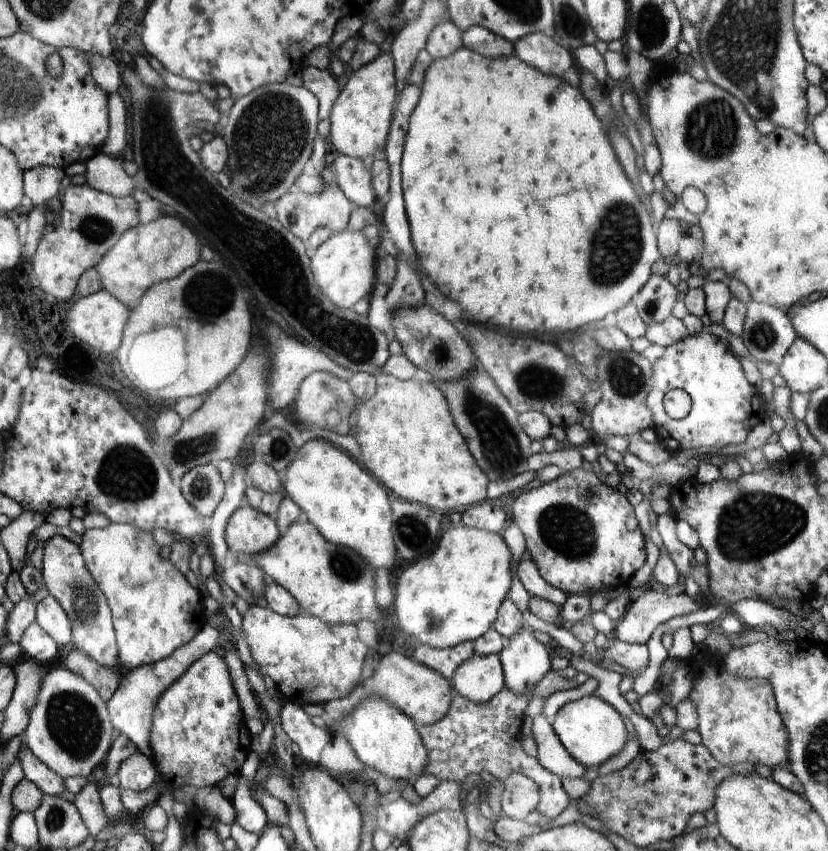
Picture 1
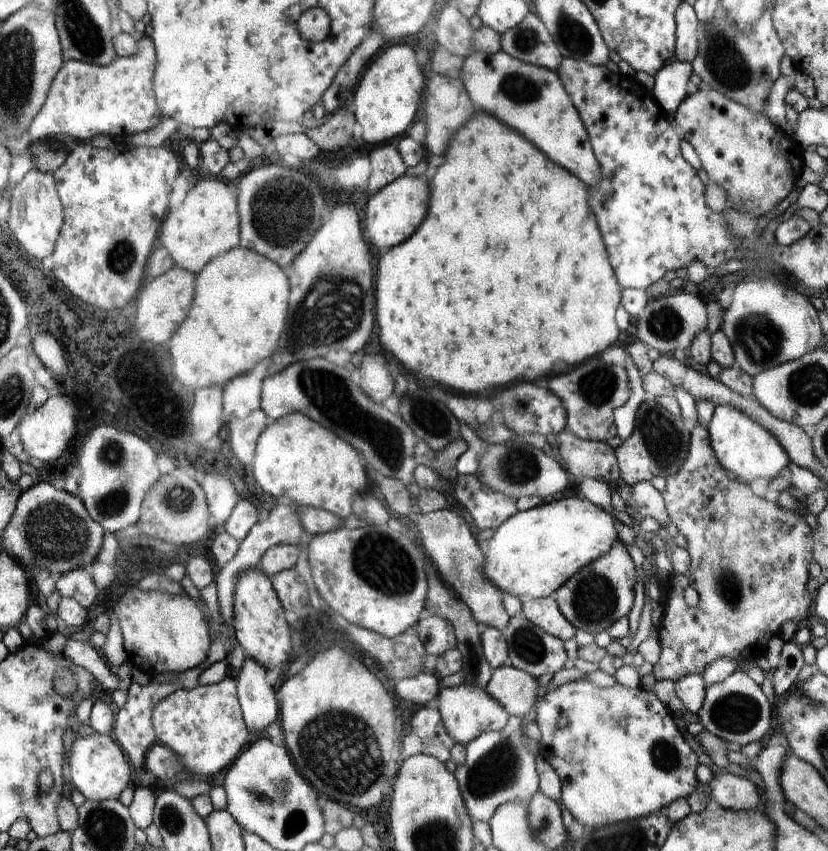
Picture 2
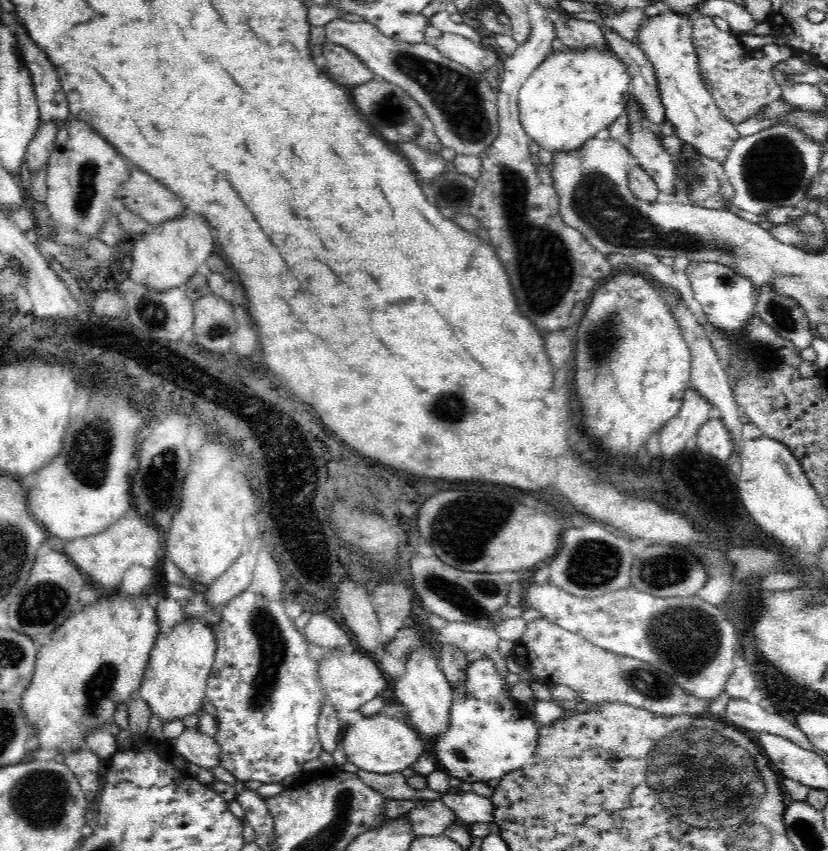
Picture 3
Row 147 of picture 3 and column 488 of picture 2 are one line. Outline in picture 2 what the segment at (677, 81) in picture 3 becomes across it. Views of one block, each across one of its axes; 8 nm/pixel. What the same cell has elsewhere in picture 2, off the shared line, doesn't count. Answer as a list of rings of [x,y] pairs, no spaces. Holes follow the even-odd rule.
[[[452,686],[445,688],[436,698],[435,707],[442,716],[444,728],[446,732],[452,736],[452,740],[458,744],[467,745],[480,734],[486,732],[498,732],[506,726],[506,722],[510,720],[511,716],[488,694],[488,691],[482,688],[470,688],[470,686]]]

